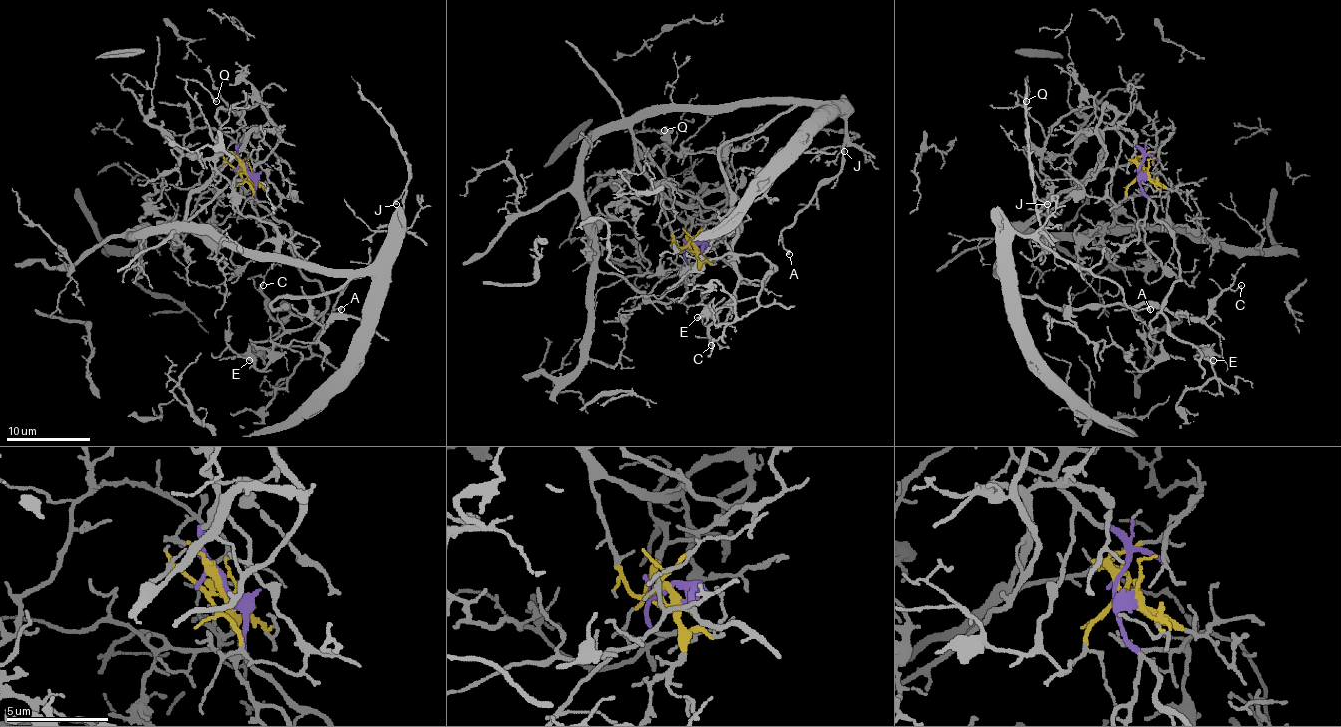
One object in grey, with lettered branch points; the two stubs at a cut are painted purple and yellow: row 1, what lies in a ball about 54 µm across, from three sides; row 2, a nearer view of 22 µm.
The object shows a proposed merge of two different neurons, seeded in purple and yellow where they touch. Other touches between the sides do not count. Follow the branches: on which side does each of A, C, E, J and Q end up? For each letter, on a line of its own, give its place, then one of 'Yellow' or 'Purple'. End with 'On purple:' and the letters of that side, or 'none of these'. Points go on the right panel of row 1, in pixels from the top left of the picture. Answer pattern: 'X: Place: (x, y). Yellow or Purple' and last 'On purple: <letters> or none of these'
A: Place: (1150, 309). Yellow
C: Place: (1241, 285). Yellow
E: Place: (1213, 360). Purple
J: Place: (1047, 204). Yellow
Q: Place: (1026, 101). Purple
On purple: E, Q

